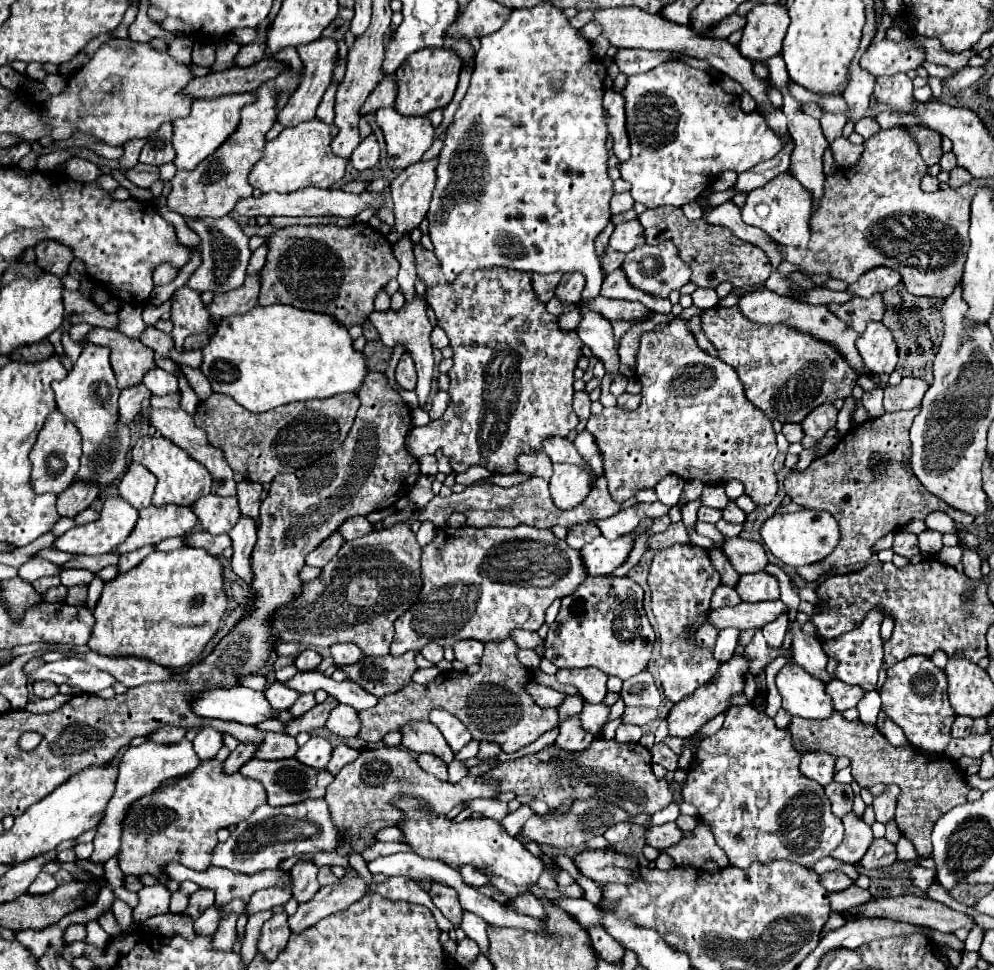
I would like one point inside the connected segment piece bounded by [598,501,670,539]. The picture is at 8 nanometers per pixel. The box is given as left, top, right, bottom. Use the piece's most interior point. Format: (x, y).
(627, 520)

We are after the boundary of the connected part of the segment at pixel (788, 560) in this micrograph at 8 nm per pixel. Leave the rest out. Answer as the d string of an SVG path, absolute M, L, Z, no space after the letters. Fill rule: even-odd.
M802 509L796 513L776 513L762 523L760 535L764 545L772 551L772 555L776 555L784 565L790 567L822 561L826 555L834 551L840 537L836 519L826 511L816 511L816 509Z

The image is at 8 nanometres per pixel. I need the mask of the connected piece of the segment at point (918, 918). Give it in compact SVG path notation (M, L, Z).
M914 895L868 901L862 905L862 909L858 909L858 917L890 917L912 925L926 925L942 933L952 933L956 929L970 931L976 927L972 915L958 913L934 899L922 899Z

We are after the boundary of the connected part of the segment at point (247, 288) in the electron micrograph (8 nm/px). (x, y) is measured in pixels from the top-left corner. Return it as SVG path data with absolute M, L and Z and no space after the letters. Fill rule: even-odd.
M260 277L246 279L240 289L234 289L224 297L214 297L214 303L208 307L208 311L212 319L230 317L236 313L248 313L252 307L258 305L258 291L260 291Z

